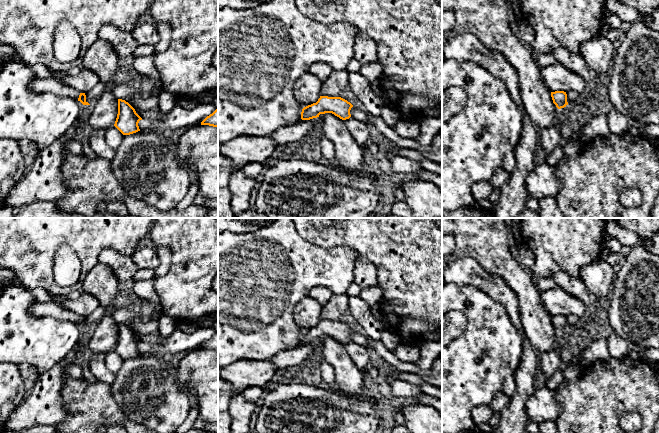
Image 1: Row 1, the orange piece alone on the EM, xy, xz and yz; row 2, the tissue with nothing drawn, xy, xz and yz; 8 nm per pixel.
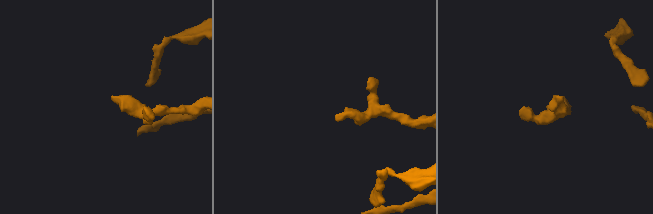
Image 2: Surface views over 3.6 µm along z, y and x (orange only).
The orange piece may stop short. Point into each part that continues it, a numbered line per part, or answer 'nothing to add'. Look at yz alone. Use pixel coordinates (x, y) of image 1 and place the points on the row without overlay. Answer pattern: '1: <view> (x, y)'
nothing to add

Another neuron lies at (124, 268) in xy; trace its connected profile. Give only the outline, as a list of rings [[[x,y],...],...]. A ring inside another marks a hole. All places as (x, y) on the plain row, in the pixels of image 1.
[[[105,249],[99,255],[99,261],[107,265],[120,282],[132,279],[138,267],[131,256],[121,254],[114,249]]]

